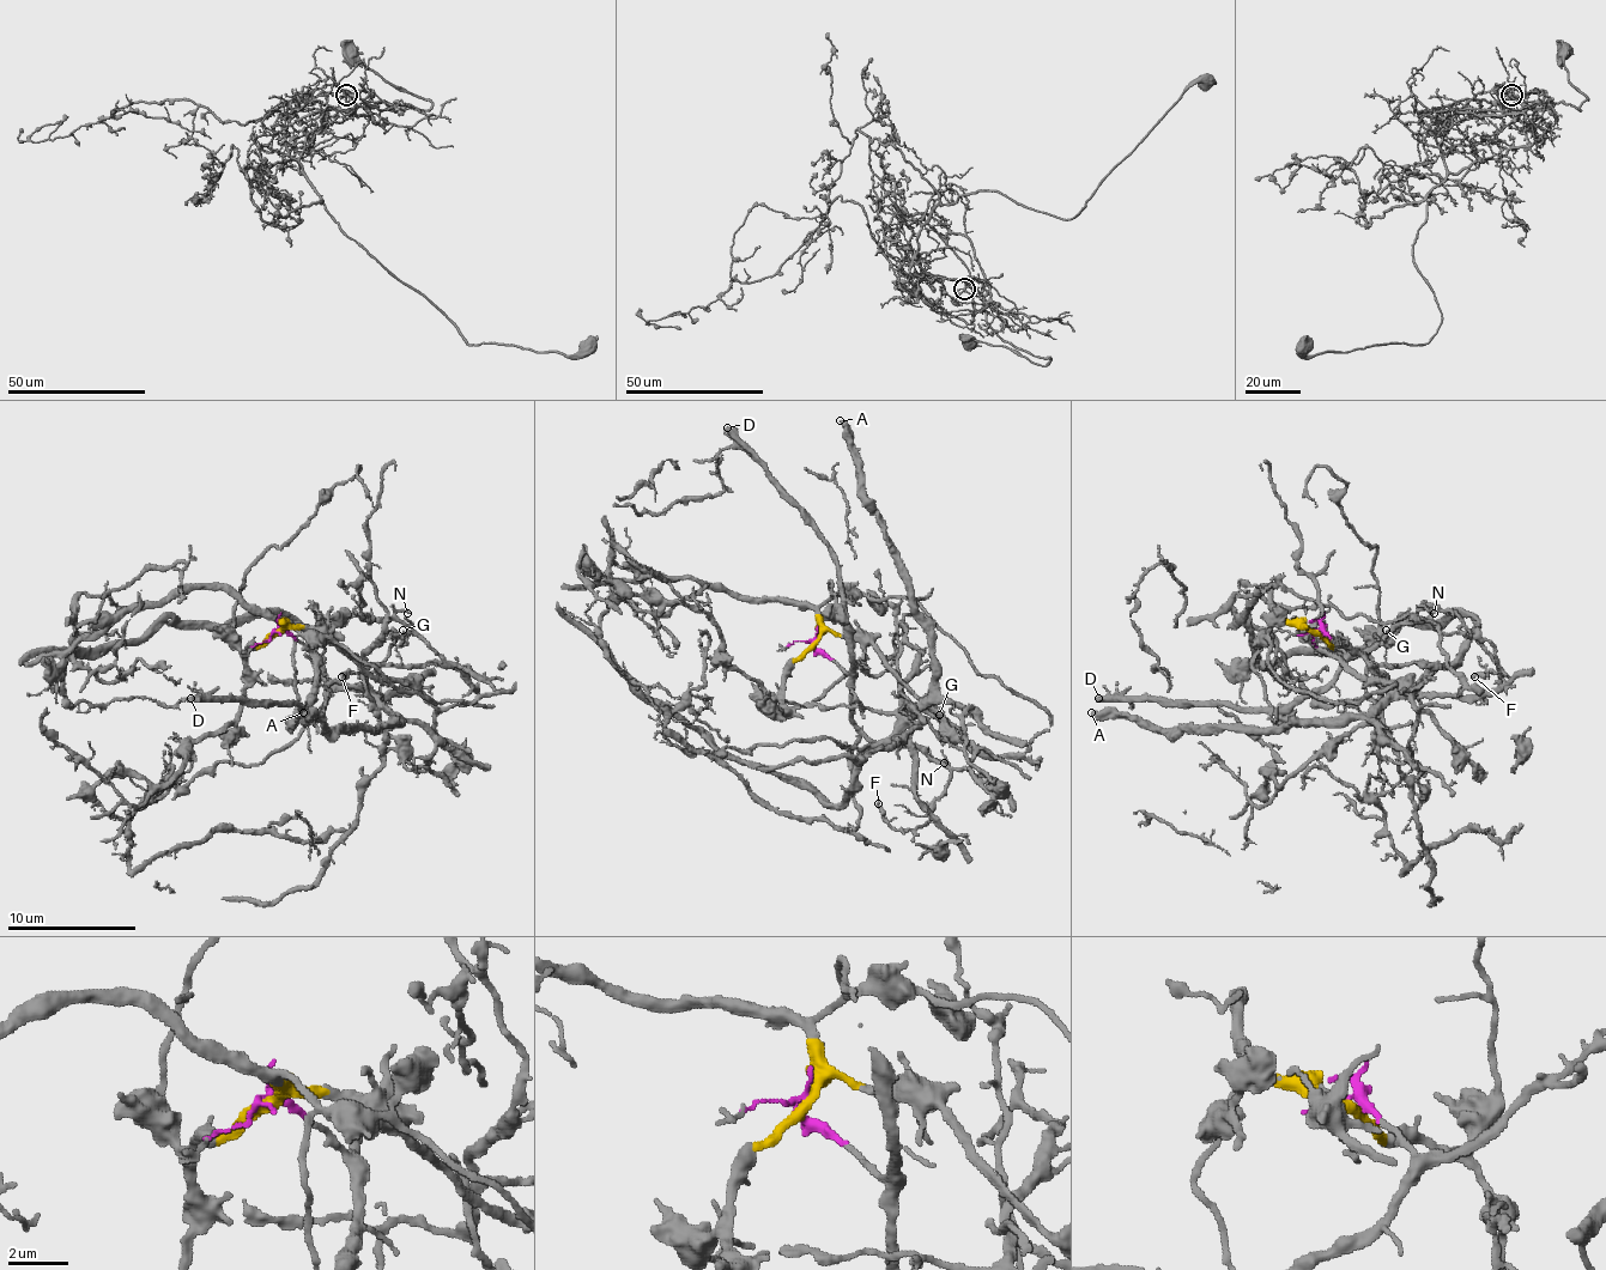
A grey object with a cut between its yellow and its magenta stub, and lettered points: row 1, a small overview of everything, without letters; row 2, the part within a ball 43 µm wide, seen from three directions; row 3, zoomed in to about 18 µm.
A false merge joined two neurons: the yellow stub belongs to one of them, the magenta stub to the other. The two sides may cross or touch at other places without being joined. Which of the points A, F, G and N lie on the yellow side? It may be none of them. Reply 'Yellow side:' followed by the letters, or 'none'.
Yellow side: A, G

